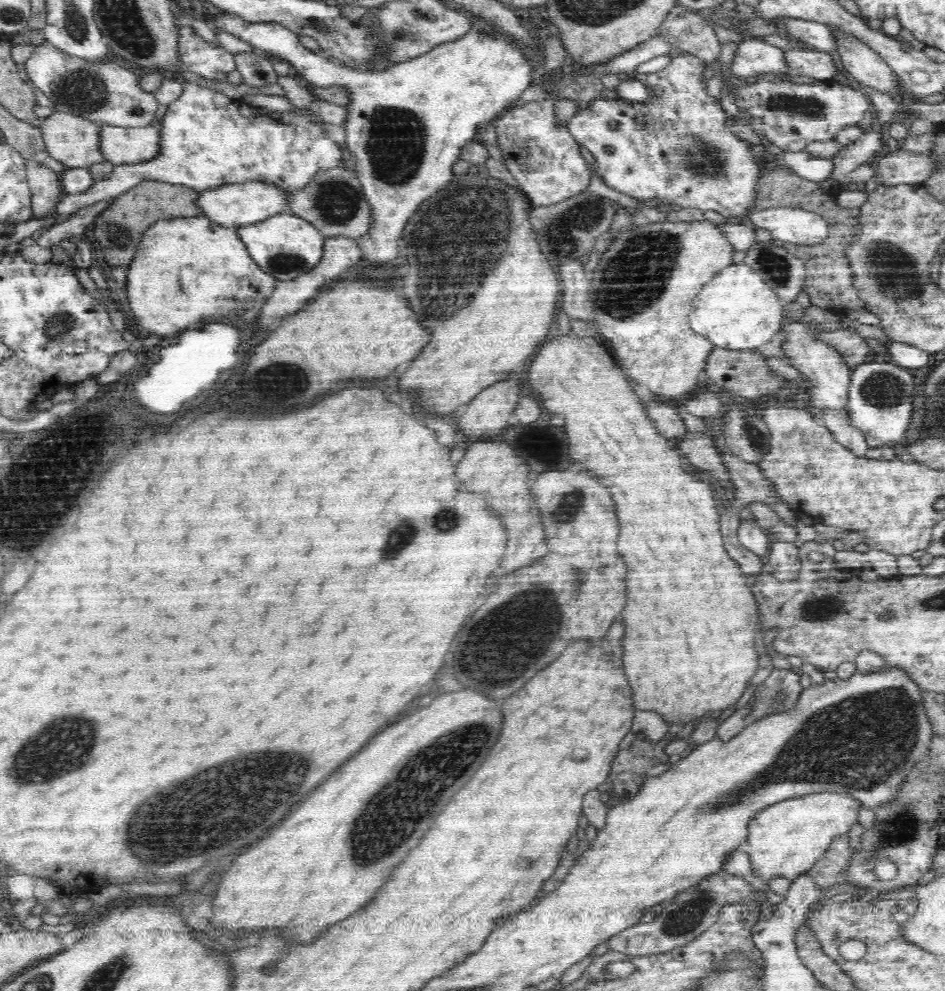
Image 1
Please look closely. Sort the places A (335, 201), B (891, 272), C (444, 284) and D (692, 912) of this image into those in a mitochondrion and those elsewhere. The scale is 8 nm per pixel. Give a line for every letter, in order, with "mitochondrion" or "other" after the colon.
A: mitochondrion
B: mitochondrion
C: mitochondrion
D: mitochondrion

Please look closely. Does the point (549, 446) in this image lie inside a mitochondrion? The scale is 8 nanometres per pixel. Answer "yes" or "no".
no

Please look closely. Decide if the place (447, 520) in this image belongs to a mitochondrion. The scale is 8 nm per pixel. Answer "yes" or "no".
yes

